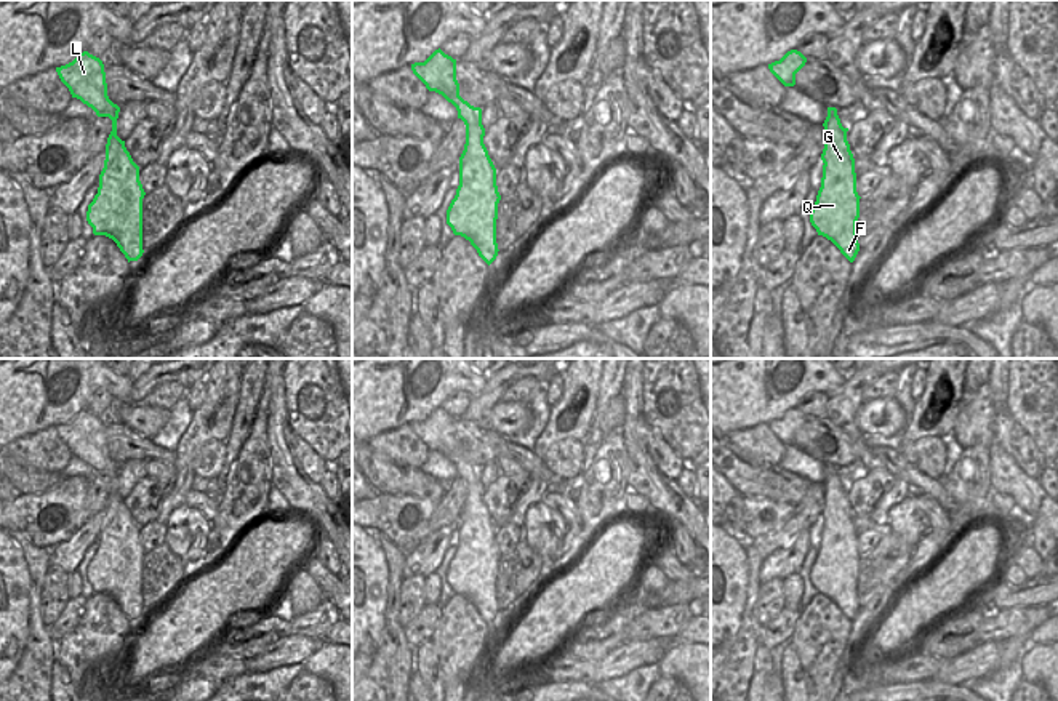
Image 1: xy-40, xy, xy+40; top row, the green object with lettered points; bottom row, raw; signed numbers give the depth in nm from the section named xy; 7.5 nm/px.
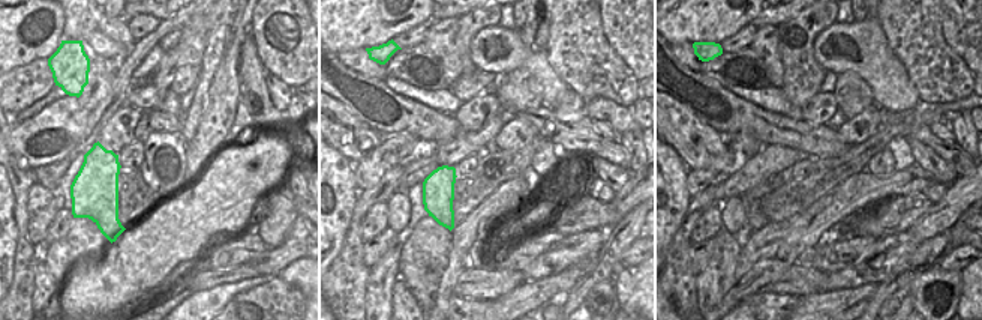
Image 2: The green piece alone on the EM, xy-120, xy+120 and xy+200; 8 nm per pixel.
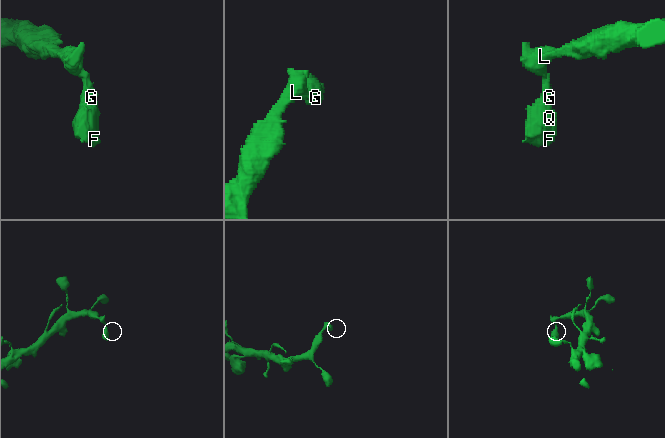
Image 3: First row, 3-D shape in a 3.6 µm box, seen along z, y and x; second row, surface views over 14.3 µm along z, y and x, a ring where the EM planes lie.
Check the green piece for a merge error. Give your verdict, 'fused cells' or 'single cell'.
single cell

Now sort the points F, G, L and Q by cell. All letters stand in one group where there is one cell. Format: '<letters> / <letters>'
F G L Q

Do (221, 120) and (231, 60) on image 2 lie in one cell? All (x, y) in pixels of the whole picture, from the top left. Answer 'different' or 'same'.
same

